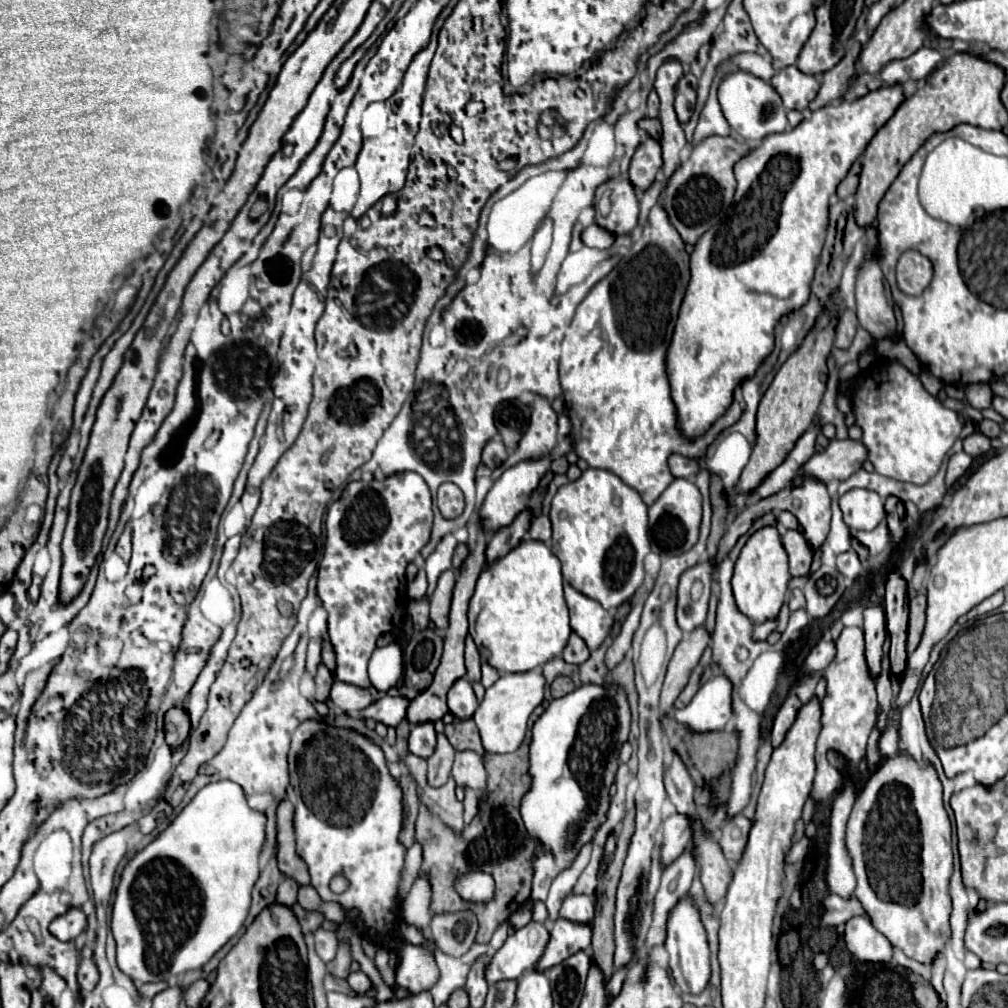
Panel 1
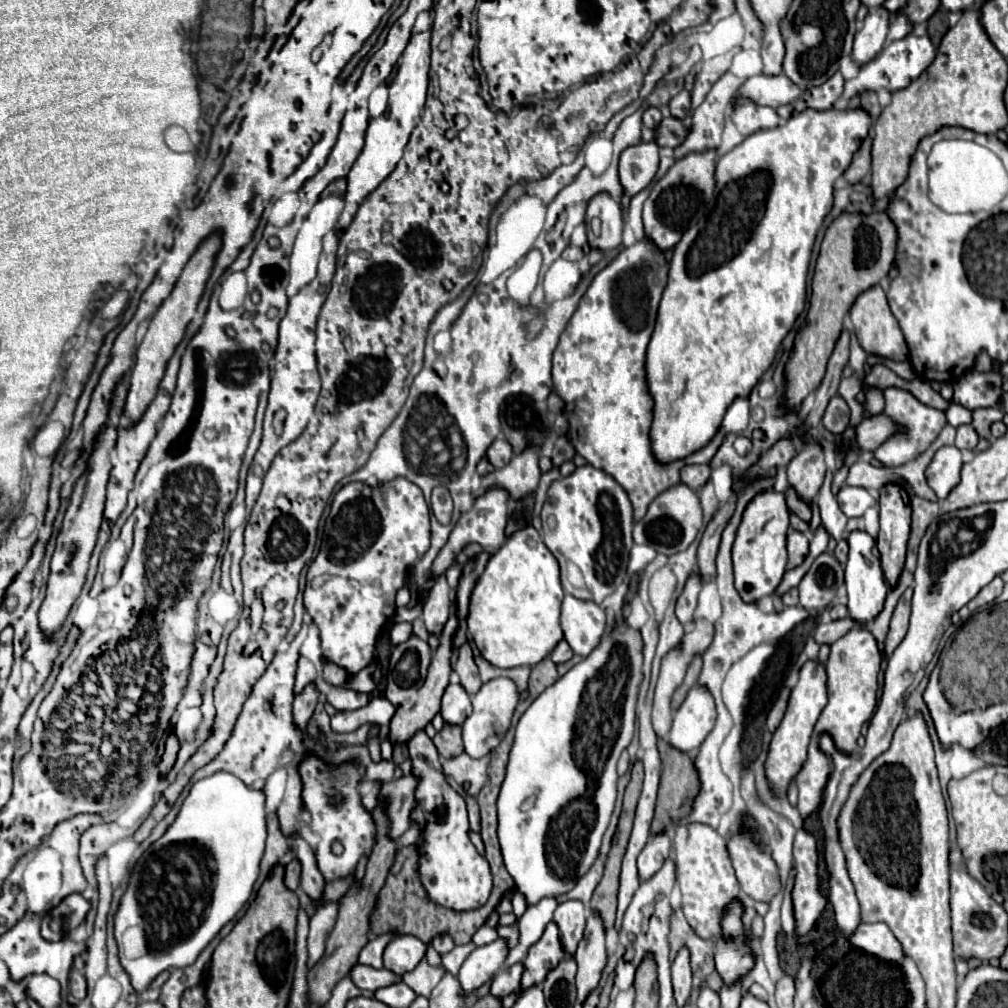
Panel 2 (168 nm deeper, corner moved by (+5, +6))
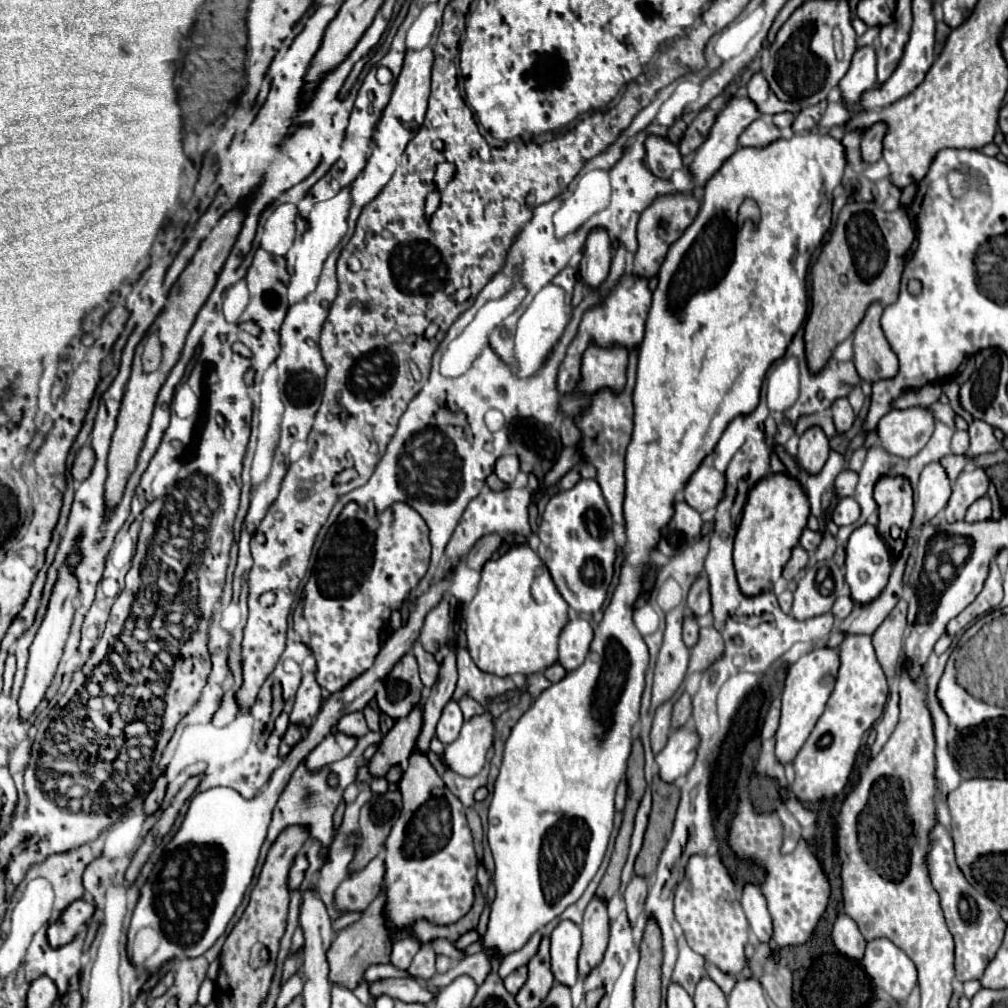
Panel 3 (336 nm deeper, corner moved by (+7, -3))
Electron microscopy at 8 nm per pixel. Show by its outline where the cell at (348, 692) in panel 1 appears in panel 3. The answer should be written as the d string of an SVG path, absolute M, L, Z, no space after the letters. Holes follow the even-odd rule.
M362 711L342 715L340 721L336 723L336 729L346 733L346 735L354 735L354 737L362 737L362 735L368 733L368 725L366 725L366 719L364 719Z

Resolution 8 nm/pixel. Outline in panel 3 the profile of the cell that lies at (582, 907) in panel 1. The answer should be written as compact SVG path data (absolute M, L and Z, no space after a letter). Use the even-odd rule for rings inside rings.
M560 921L552 935L551 970L558 983L572 987L576 983L576 959L580 951L580 927L574 921Z

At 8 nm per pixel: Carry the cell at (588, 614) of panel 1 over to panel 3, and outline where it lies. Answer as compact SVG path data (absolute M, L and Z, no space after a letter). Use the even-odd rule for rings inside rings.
M570 617L560 633L560 663L566 667L566 671L572 671L584 663L590 643L594 639L594 629L590 621L580 617Z

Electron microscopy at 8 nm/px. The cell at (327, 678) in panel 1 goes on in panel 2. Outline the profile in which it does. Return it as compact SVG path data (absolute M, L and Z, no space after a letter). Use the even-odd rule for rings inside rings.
M308 684L306 690L302 694L296 696L294 700L294 710L292 710L292 716L294 716L294 724L296 728L304 730L314 708L316 708L316 702L318 702L318 690L314 684Z

